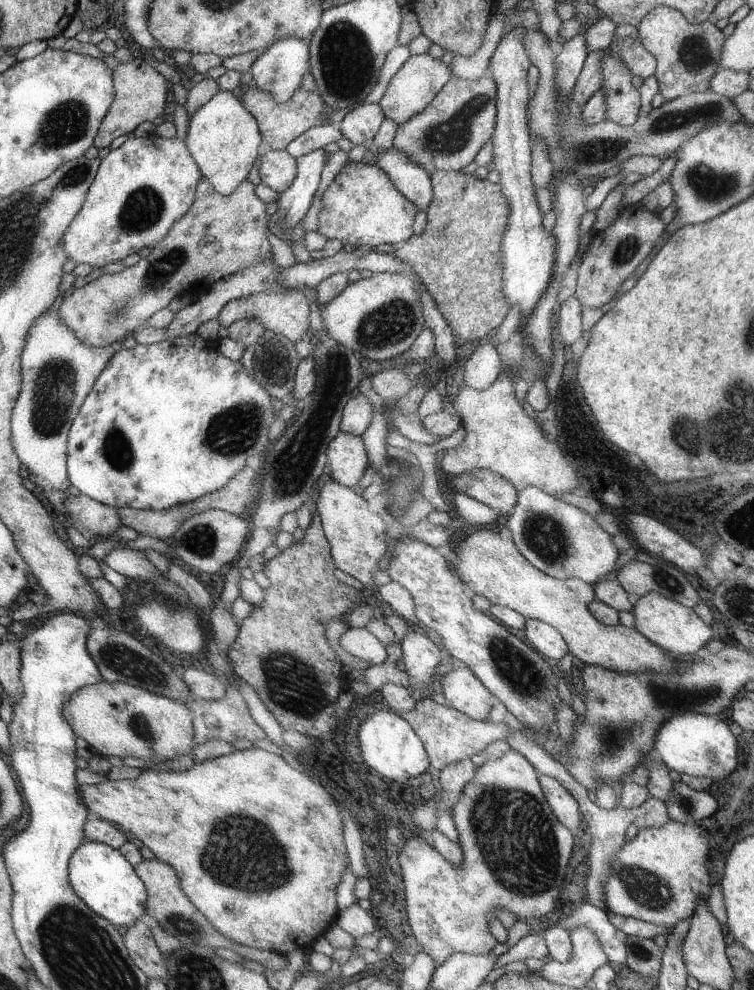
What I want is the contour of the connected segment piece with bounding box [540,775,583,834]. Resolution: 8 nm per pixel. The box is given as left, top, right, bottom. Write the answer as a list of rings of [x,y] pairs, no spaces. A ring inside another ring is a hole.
[[[548,775],[540,776],[541,786],[544,788],[545,798],[564,826],[571,831],[581,833],[581,822],[583,821],[578,801],[560,784],[556,778]]]

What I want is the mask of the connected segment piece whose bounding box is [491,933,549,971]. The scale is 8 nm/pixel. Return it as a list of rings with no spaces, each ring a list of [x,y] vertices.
[[[543,933],[526,935],[514,946],[511,946],[506,953],[499,956],[491,971],[505,968],[510,962],[516,960],[525,960],[526,958],[546,959],[547,957],[549,957],[549,950]]]

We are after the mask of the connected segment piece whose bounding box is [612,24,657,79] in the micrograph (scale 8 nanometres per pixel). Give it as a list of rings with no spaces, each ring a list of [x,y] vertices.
[[[619,24],[614,32],[612,52],[629,66],[634,76],[646,79],[655,74],[656,57],[646,50],[638,29],[631,24]]]

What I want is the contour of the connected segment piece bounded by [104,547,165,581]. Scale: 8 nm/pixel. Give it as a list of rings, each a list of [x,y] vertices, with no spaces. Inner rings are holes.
[[[116,548],[105,556],[104,561],[125,577],[153,581],[156,576],[165,576],[146,557],[143,550]]]

